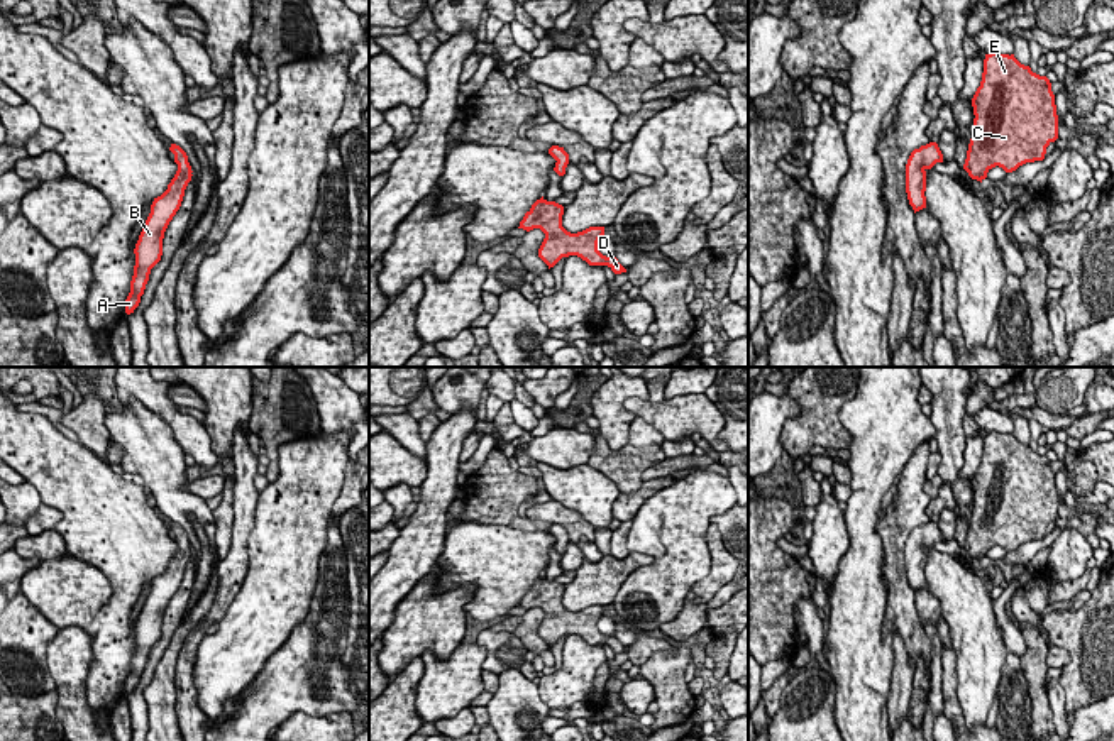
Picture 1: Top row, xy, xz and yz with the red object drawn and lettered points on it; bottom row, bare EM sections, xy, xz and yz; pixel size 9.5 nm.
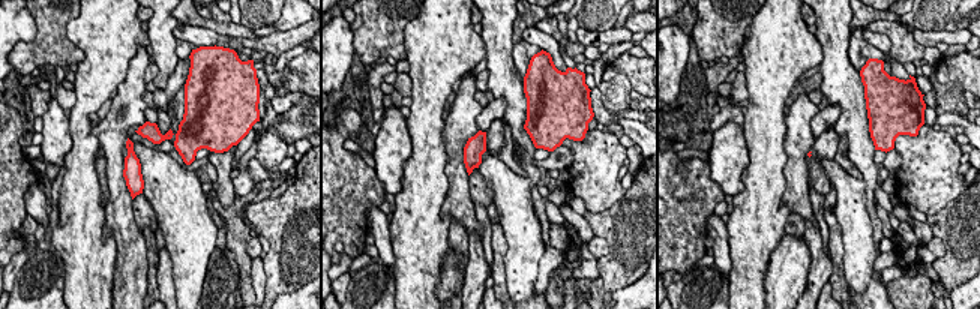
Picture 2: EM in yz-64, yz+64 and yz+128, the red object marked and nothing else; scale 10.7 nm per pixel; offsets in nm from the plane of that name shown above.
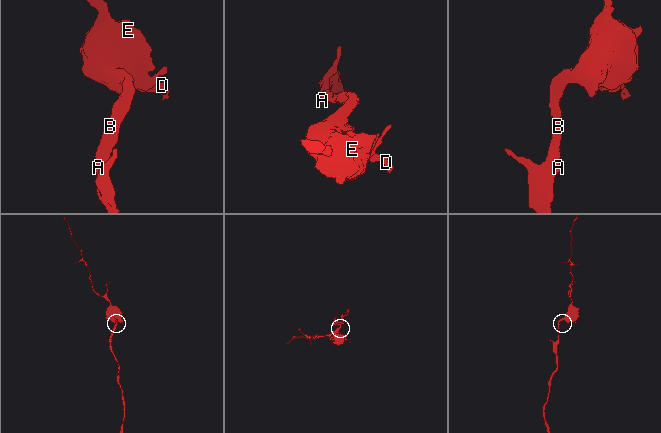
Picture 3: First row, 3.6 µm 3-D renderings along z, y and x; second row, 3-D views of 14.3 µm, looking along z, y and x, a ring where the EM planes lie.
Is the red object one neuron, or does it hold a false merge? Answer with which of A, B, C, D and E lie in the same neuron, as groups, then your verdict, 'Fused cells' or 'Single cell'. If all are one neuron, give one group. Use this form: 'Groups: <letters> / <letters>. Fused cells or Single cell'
Groups: A B C D E. Single cell

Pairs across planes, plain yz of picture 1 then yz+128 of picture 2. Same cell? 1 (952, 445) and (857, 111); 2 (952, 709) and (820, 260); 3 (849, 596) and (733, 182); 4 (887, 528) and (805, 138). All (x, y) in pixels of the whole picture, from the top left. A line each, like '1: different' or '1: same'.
1: same
2: different
3: different
4: same

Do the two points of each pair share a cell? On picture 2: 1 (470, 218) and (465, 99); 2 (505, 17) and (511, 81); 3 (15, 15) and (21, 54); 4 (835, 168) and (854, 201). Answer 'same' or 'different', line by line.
1: same
2: same
3: different
4: same

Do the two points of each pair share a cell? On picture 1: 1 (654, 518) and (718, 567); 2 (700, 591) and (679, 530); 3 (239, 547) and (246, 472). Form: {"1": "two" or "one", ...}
{"1": "two", "2": "two", "3": "one"}

